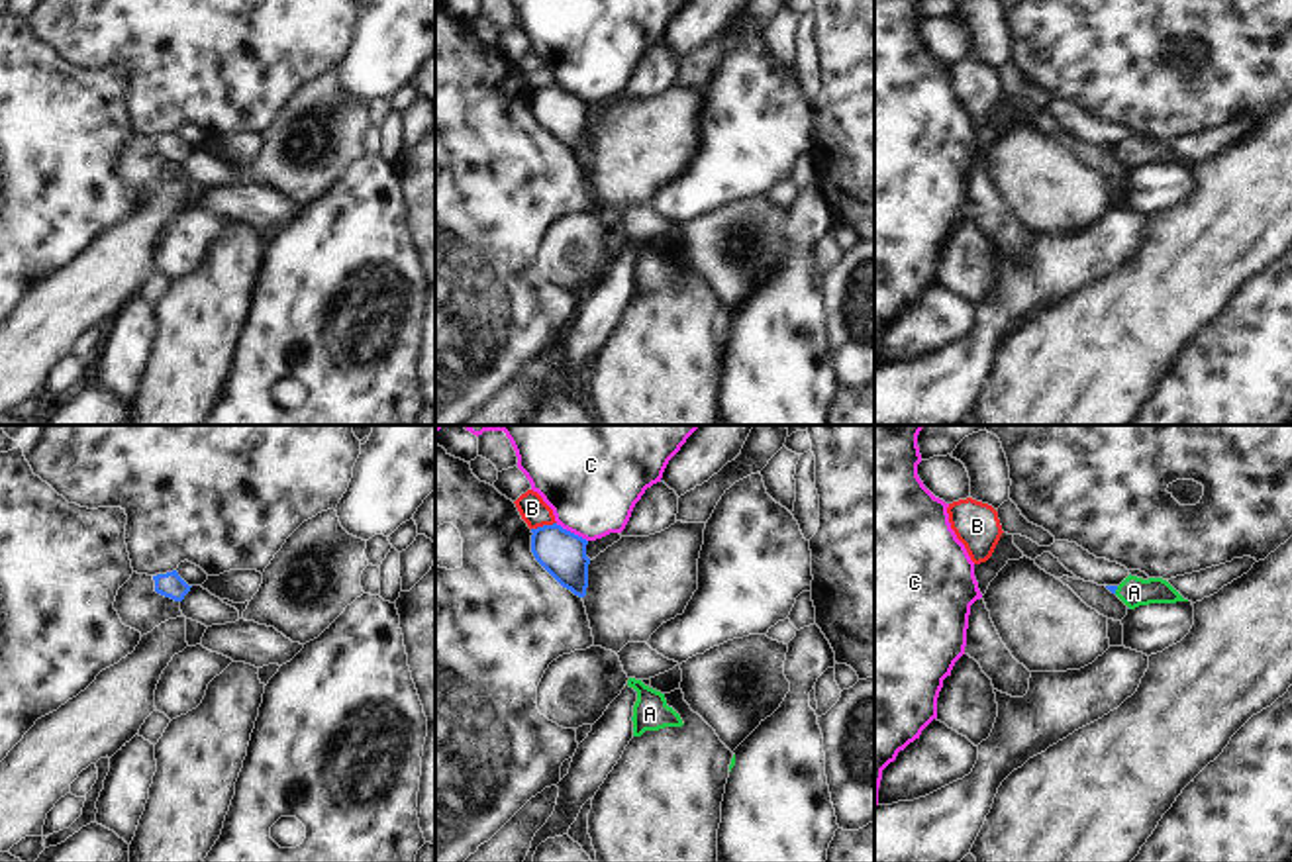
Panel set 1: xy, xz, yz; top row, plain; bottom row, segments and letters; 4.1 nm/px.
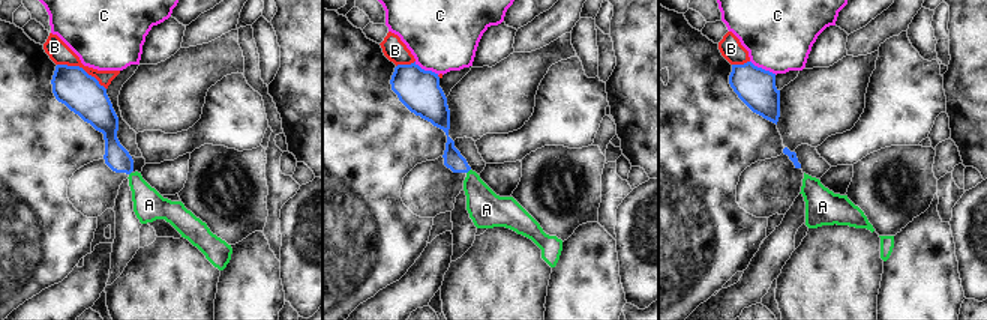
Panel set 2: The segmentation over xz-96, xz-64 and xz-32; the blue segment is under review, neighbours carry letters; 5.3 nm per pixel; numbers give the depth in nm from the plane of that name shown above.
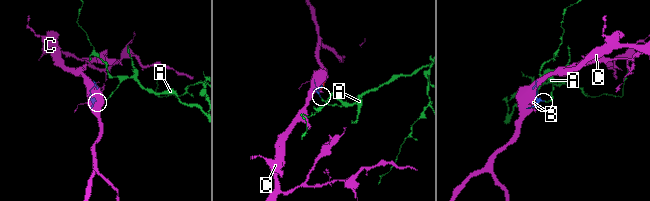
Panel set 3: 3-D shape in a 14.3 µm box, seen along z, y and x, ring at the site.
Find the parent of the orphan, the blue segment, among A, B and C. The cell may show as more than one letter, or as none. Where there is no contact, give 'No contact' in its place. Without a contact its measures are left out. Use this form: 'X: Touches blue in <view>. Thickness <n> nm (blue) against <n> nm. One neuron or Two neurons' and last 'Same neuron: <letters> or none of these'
A: Touches blue in yz. Thickness 30 nm (blue) against 120 nm. One neuron
B: Touches blue in xz. Thickness 190 nm (blue) against 120 nm. Two neurons
C: Touches blue in xz. Thickness 190 nm (blue) against 440 nm. Two neurons
Same neuron: A.

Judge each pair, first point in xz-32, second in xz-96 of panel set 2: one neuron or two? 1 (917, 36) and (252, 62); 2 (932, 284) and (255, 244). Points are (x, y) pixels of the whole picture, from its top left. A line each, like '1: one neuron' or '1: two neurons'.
1: one neuron
2: one neuron

